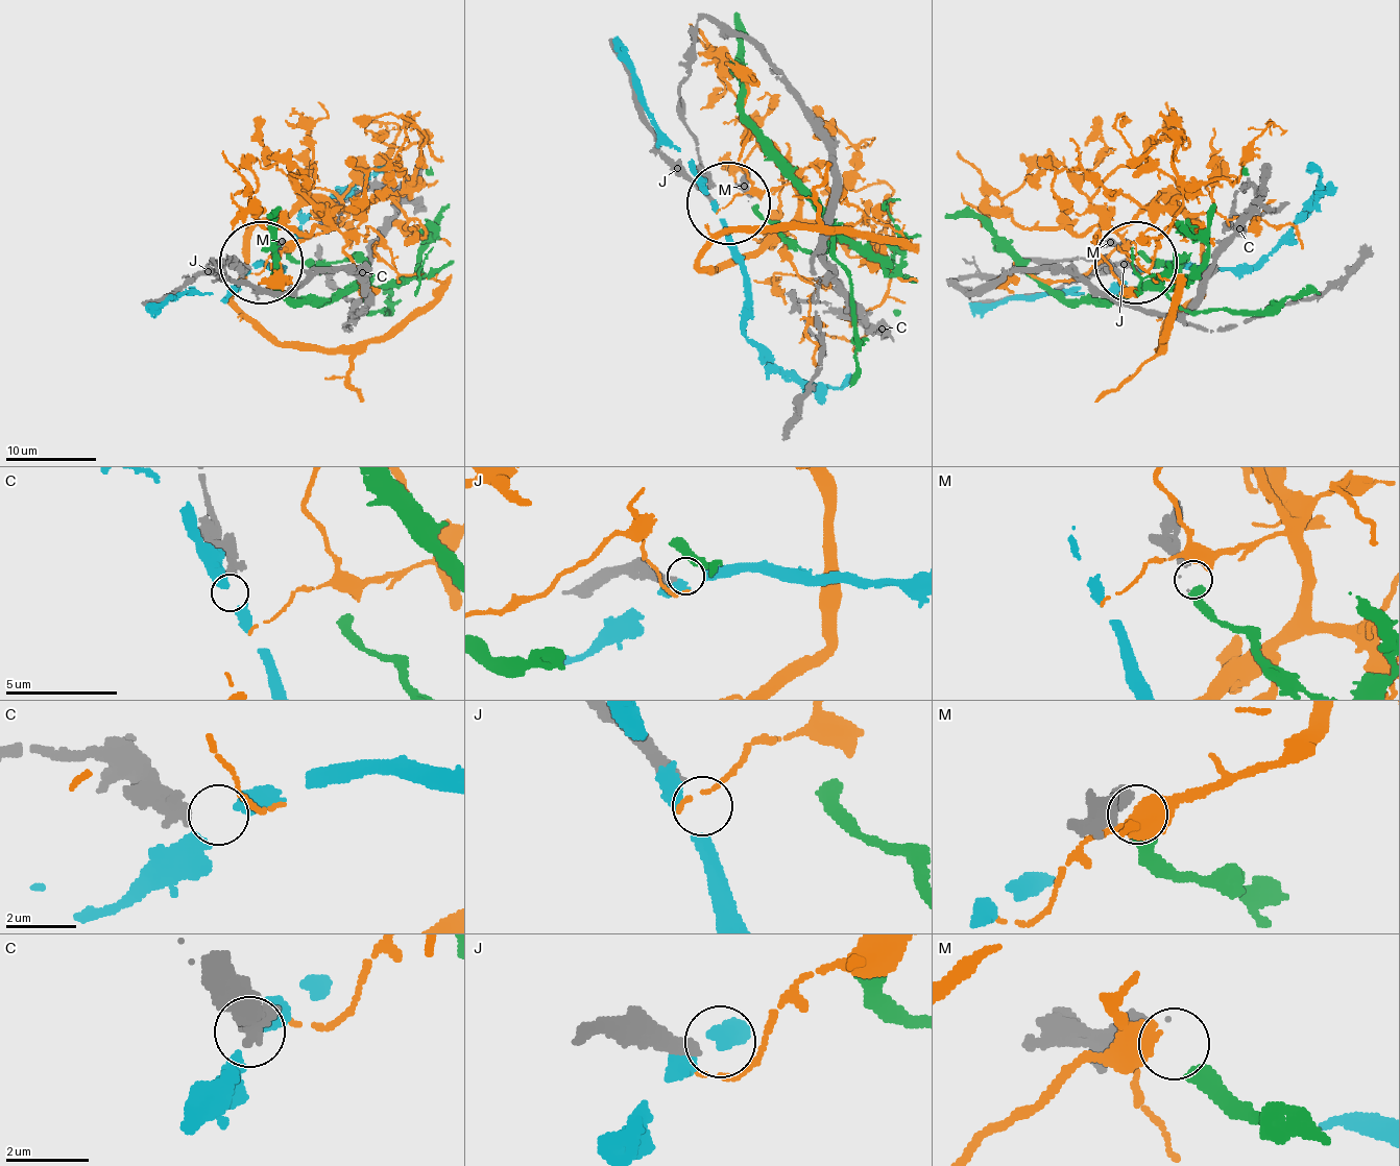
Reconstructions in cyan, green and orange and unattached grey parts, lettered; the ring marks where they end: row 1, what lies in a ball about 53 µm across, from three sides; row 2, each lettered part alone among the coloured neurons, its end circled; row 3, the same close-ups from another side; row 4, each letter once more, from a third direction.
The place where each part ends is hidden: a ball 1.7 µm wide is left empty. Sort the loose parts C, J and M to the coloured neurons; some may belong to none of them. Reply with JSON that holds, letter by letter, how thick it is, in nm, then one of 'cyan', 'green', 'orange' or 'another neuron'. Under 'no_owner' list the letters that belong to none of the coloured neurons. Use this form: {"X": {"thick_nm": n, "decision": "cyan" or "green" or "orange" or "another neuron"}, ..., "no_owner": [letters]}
{"C": {"thick_nm": 480, "decision": "another neuron"}, "J": {"thick_nm": 400, "decision": "another neuron"}, "M": {"thick_nm": 260, "decision": "green"}, "no_owner": ["C", "J"]}

